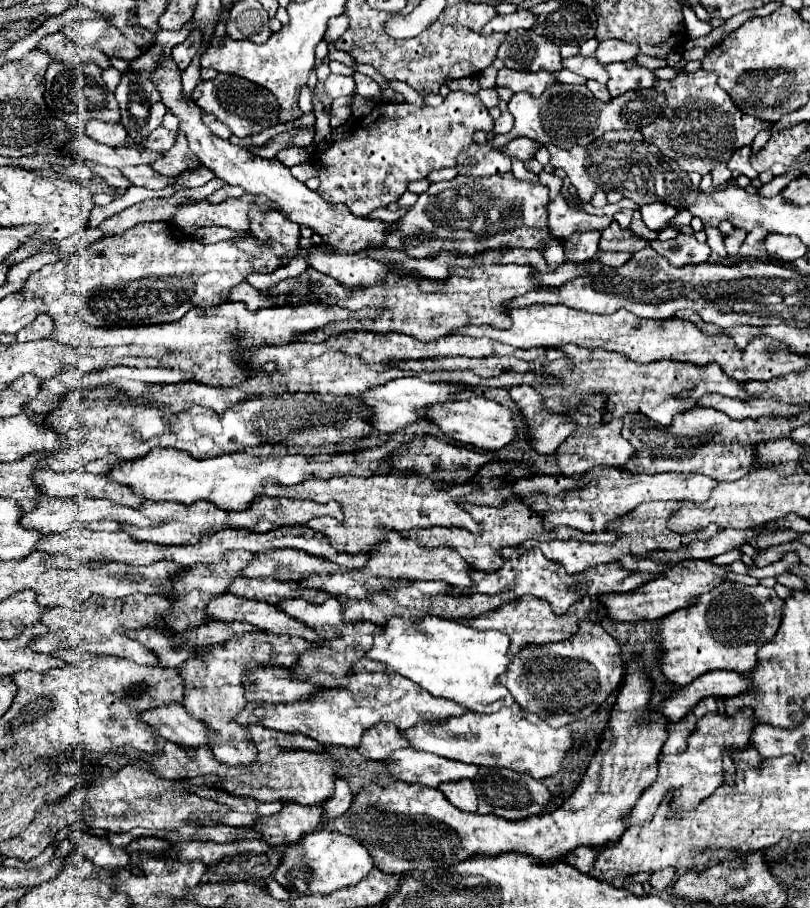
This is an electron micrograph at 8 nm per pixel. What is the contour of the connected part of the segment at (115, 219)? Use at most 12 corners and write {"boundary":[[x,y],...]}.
{"boundary":[[213,178],[169,198],[129,206],[102,222],[104,234],[122,234],[141,222],[167,222],[189,200],[205,200],[225,182]]}

